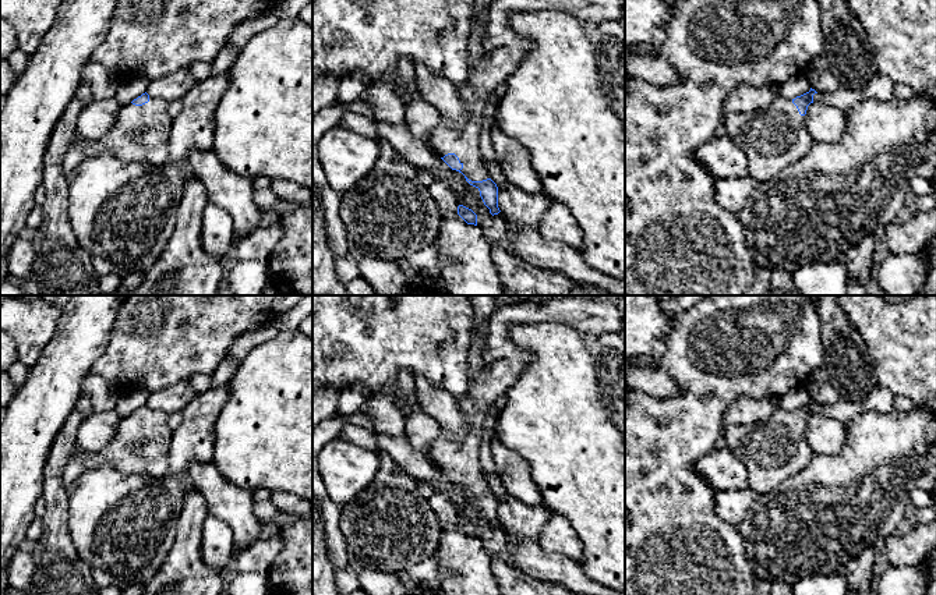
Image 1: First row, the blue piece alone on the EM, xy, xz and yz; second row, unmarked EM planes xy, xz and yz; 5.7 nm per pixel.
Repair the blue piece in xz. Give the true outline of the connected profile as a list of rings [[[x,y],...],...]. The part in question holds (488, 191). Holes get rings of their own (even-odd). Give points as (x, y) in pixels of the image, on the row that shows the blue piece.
[[[494,0],[488,10],[488,25],[481,40],[483,54],[471,63],[467,81],[456,86],[459,98],[470,116],[469,124],[465,130],[456,131],[446,125],[441,117],[438,125],[431,131],[427,145],[437,150],[437,155],[452,169],[462,173],[466,181],[480,191],[484,205],[490,213],[498,215],[498,187],[490,178],[488,171],[480,155],[480,134],[483,127],[483,116],[490,95],[498,85],[506,82],[509,75],[519,65],[522,57],[529,52],[531,45],[520,39],[509,26],[508,18],[516,11],[541,11],[544,8],[558,8],[561,11],[573,14],[582,21],[598,24],[604,20],[625,20],[624,0]]]

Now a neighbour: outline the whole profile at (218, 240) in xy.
[[[212,203],[202,213],[201,244],[211,258],[219,259],[229,256],[236,245],[232,217]]]

